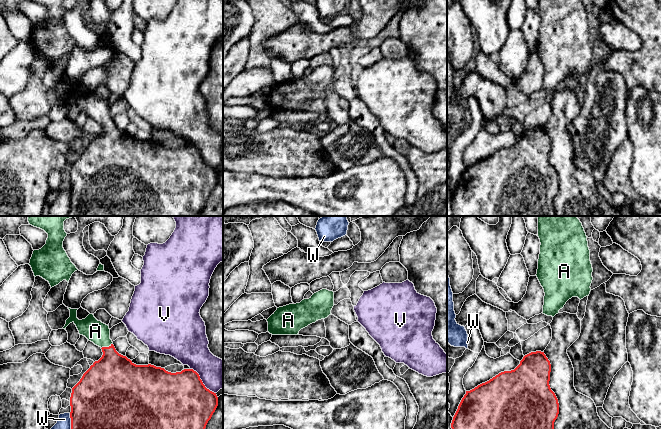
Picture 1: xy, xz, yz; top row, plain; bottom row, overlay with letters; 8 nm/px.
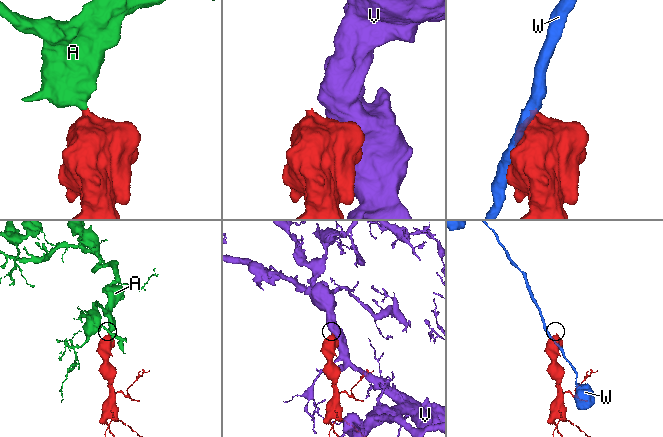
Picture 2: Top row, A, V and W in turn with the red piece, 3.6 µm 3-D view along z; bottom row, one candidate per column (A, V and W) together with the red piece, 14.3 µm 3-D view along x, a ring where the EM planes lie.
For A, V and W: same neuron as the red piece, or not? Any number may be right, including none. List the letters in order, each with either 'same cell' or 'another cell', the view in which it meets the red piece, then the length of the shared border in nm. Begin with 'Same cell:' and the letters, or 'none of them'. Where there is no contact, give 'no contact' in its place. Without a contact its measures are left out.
Same cell: A
A: same cell | xy | 100 nm
V: another cell | xy | 300 nm
W: another cell | xy | 220 nm

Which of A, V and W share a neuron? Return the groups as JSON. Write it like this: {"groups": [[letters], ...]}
{"groups": [["A"], ["V"], ["W"]]}

